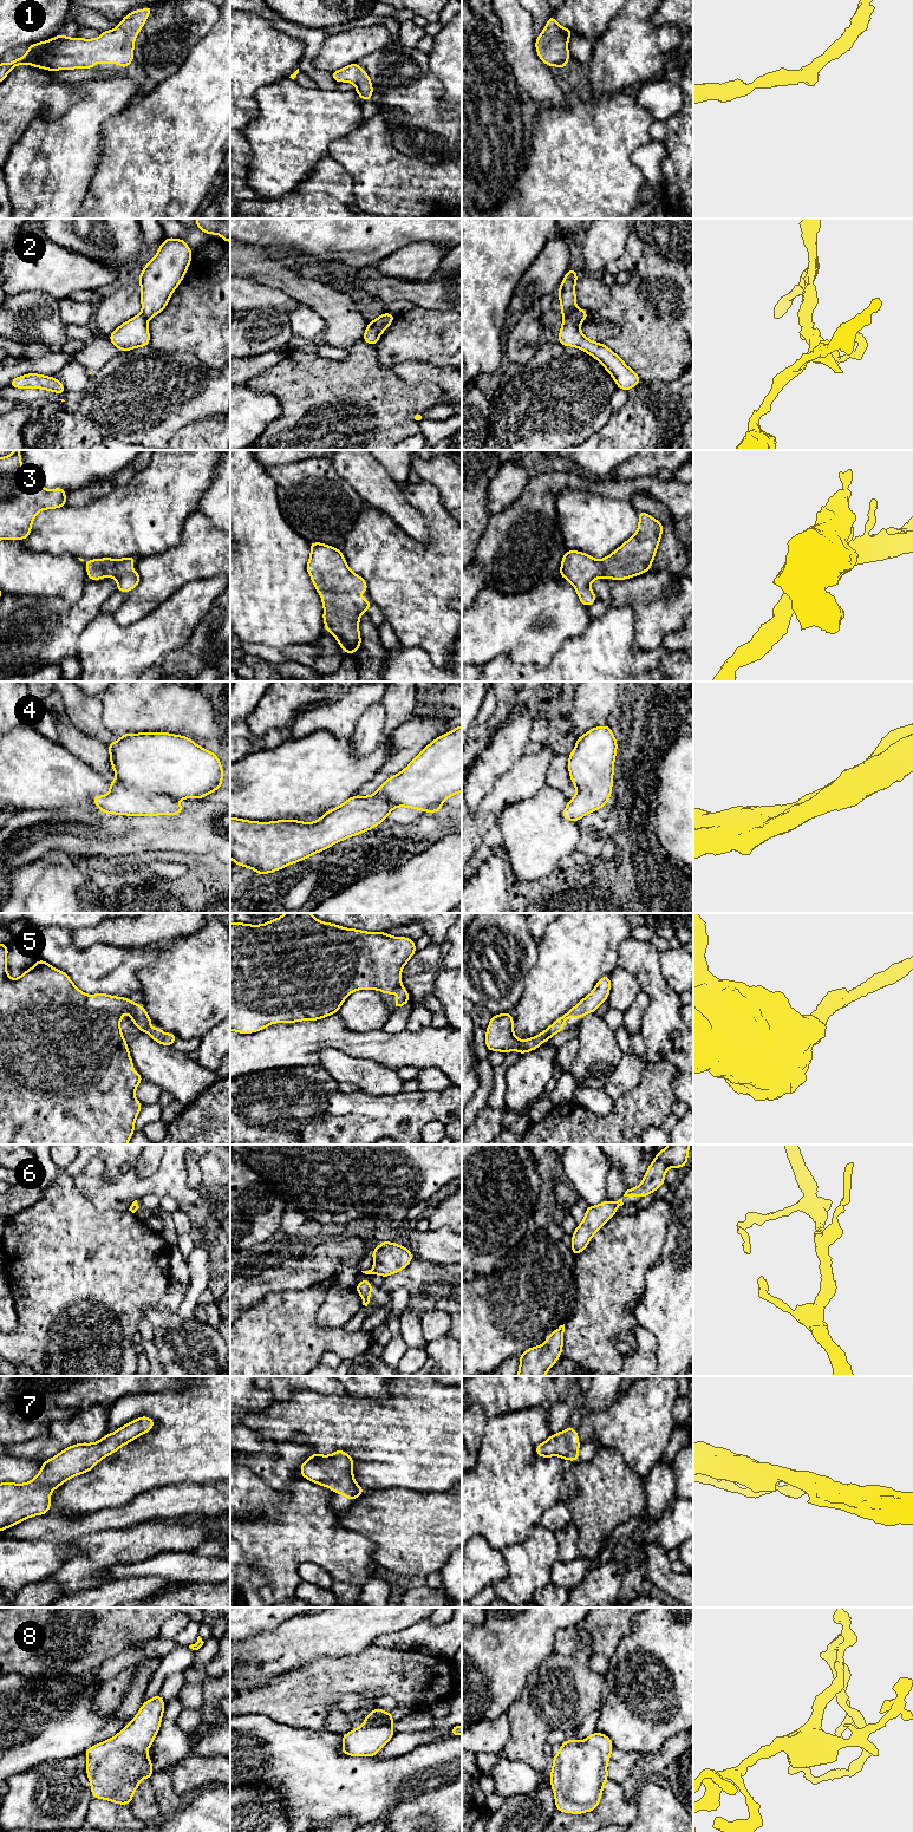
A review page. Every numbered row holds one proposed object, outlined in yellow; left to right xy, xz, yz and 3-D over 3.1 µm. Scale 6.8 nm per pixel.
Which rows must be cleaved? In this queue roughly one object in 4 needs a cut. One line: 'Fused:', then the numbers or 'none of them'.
Fused: 2

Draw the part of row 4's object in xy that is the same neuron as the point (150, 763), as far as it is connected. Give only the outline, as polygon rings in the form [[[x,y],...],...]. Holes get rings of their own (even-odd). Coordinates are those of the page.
[[[169,732],[122,734],[117,742],[107,744],[110,763],[116,780],[109,782],[110,793],[98,795],[92,802],[105,814],[128,816],[178,815],[184,809],[177,802],[183,798],[204,798],[208,794],[223,787],[223,769],[216,754],[197,745],[187,736]]]

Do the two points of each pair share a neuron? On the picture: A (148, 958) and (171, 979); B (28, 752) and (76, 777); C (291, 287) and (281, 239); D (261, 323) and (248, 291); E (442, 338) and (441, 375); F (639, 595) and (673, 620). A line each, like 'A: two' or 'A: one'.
A: two
B: one
C: two
D: two
E: two
F: one

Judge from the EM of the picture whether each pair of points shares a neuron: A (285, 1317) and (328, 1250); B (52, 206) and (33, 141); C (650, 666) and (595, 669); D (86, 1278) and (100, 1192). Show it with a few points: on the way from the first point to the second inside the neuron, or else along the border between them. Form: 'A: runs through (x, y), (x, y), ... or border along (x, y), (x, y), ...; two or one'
A: border along (312, 1285), (305, 1289), (292, 1289), (276, 1293); two
B: runs through (50, 188), (50, 154); one
C: runs through (637, 669), (608, 669); one
D: border along (77, 1191), (98, 1210), (125, 1210); two

